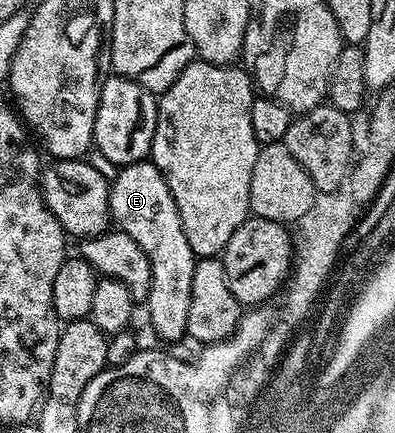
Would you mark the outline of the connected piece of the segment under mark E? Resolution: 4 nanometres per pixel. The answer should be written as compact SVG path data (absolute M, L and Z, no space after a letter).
M139 162L136 164L127 164L117 169L116 175L110 180L110 219L116 225L117 231L128 234L144 254L148 254L150 263L150 293L146 296L144 307L150 311L150 324L154 327L154 332L162 340L178 340L186 336L186 327L188 326L188 298L192 294L192 270L194 269L195 255L192 246L188 246L188 238L184 235L184 226L180 222L180 210L176 210L176 202L172 198L172 190L168 182L162 177L162 171L152 162Z

